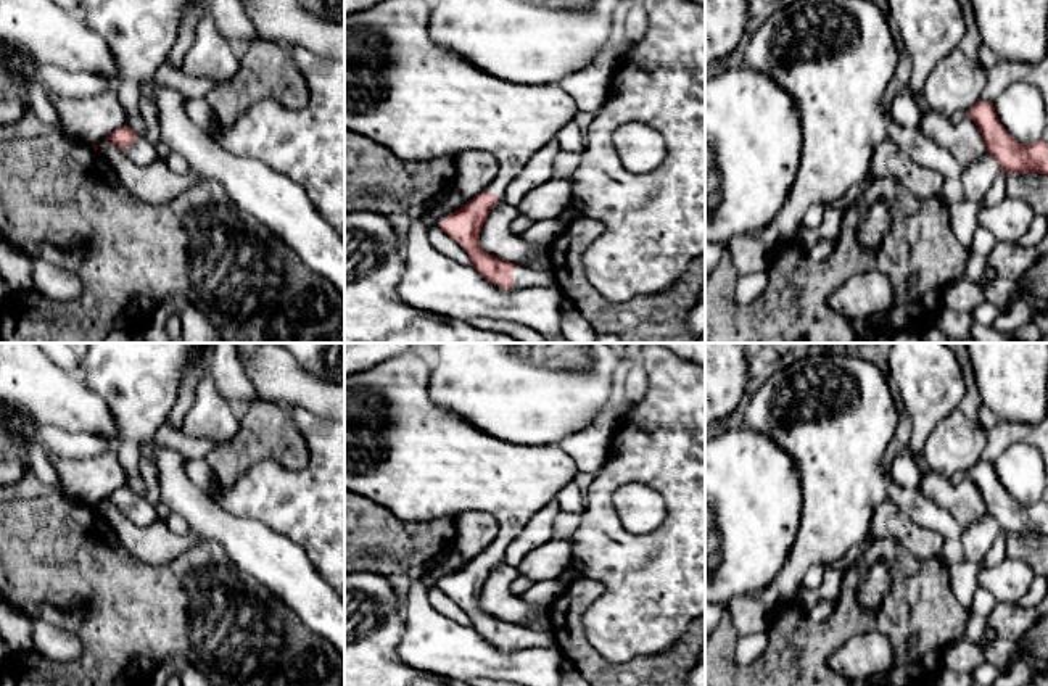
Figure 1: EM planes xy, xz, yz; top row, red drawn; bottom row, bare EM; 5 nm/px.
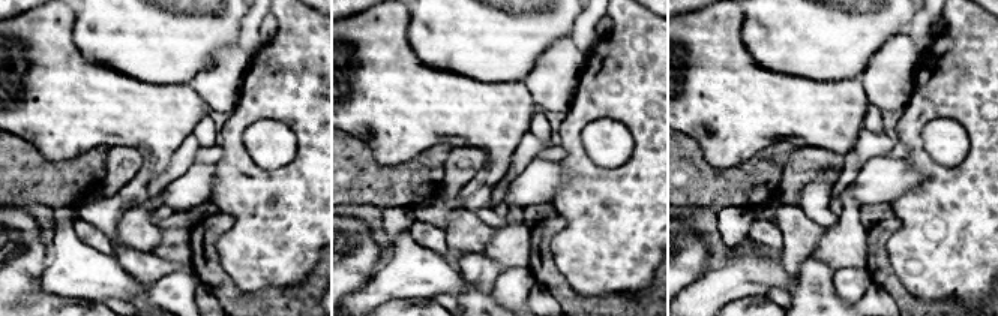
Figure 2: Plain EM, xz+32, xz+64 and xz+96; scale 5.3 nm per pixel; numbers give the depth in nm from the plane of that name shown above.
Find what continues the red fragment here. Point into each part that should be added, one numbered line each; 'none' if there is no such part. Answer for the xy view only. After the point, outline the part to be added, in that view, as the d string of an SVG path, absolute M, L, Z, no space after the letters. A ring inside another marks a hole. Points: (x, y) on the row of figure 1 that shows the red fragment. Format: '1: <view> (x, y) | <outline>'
1: xy (142, 152) | M137 135L137 140L124 153L137 166L150 166L159 159L156 147L145 135Z

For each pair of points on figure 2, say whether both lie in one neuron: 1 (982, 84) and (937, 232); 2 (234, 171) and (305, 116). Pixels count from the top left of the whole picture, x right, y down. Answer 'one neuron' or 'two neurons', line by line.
1: one neuron
2: one neuron

